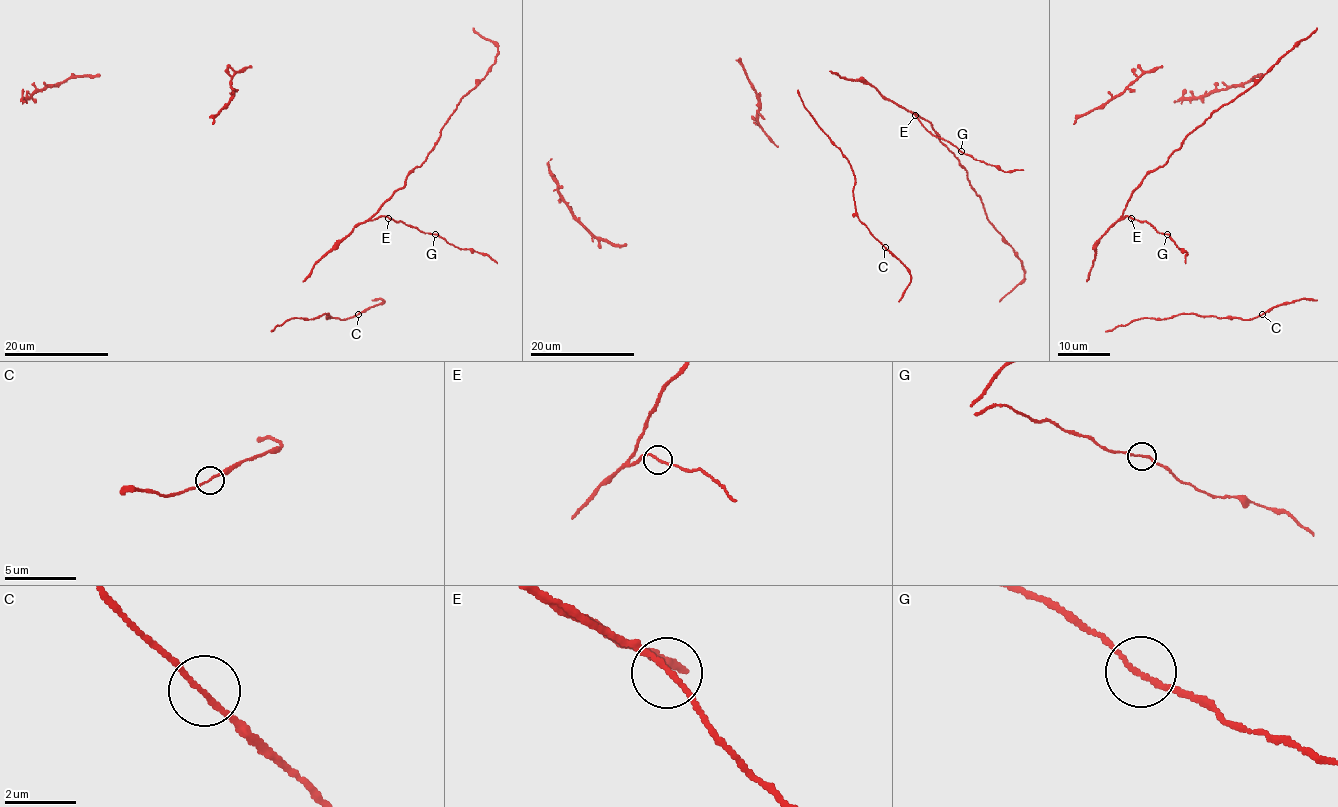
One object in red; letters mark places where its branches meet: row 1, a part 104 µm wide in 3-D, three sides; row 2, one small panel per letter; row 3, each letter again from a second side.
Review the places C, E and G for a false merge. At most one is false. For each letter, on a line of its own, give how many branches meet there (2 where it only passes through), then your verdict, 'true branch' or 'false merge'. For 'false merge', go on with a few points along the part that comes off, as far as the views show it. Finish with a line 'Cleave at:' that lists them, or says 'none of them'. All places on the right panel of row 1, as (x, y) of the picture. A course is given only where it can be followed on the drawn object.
C: 2 branches meet; true branch
E: 2 branches meet; true branch
G: 2 branches meet; true branch
Cleave at: none of them

